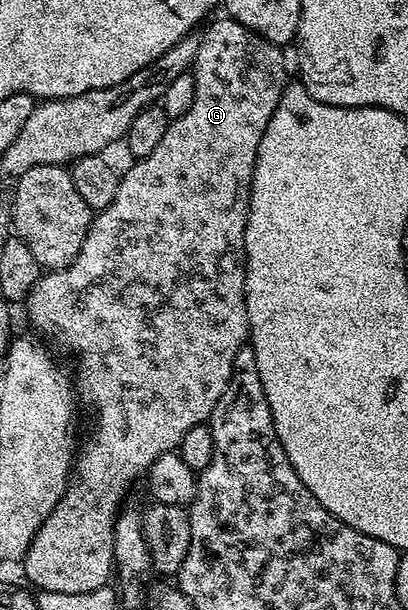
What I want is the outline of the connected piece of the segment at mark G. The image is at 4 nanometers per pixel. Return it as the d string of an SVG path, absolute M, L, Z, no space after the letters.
M213 19L203 29L200 36L198 58L191 70L196 89L194 103L191 104L190 110L186 110L186 114L175 117L169 123L166 135L158 141L158 147L151 154L139 157L128 169L123 169L118 194L114 194L114 202L110 202L110 206L106 206L101 212L93 215L88 237L86 242L82 242L82 250L78 258L74 258L74 262L70 262L70 266L65 268L45 271L39 282L30 290L26 301L28 320L41 332L39 335L53 336L66 351L76 355L74 380L78 385L79 395L83 399L85 396L96 411L96 421L92 424L92 437L89 438L88 444L81 443L75 453L74 471L71 473L68 488L64 491L64 497L58 502L58 506L54 506L54 510L50 510L46 522L42 522L38 534L30 542L28 553L24 555L22 561L24 572L28 575L29 582L33 584L31 587L42 592L86 594L105 587L111 581L108 579L113 579L116 563L114 554L116 518L125 503L123 502L124 495L131 490L132 483L139 476L141 479L147 473L154 458L158 458L158 454L177 451L182 438L186 438L186 430L190 430L190 426L205 423L211 417L218 398L222 398L222 390L226 390L230 382L234 354L238 354L238 350L245 347L250 336L246 314L246 270L244 269L244 231L250 206L250 190L260 139L262 134L266 134L266 126L278 106L278 98L282 98L284 85L289 76L287 70L284 69L284 56L280 53L283 52L281 45L272 44L236 20L223 19L216 21Z

